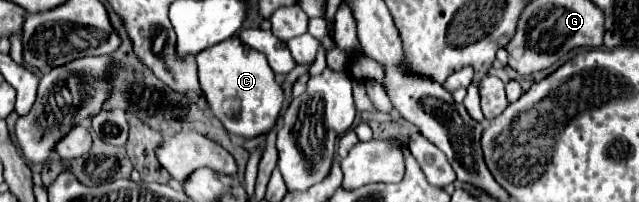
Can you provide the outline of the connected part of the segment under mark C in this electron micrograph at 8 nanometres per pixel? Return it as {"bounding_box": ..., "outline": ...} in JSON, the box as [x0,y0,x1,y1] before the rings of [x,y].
{"bounding_box":[196,39,284,137],"outline":[[[228,39],[220,45],[212,45],[212,49],[204,49],[204,53],[198,53],[196,65],[208,107],[212,115],[222,121],[228,133],[256,137],[274,129],[284,103],[284,93],[282,87],[276,85],[274,71],[268,67],[266,57],[260,51],[246,47],[238,39]]]}

